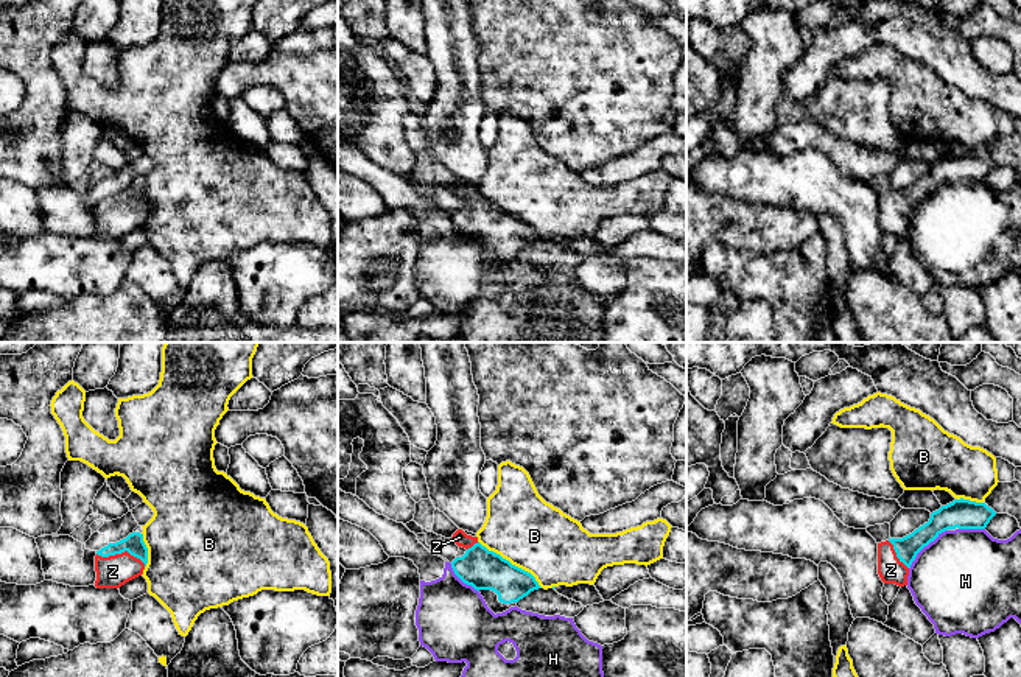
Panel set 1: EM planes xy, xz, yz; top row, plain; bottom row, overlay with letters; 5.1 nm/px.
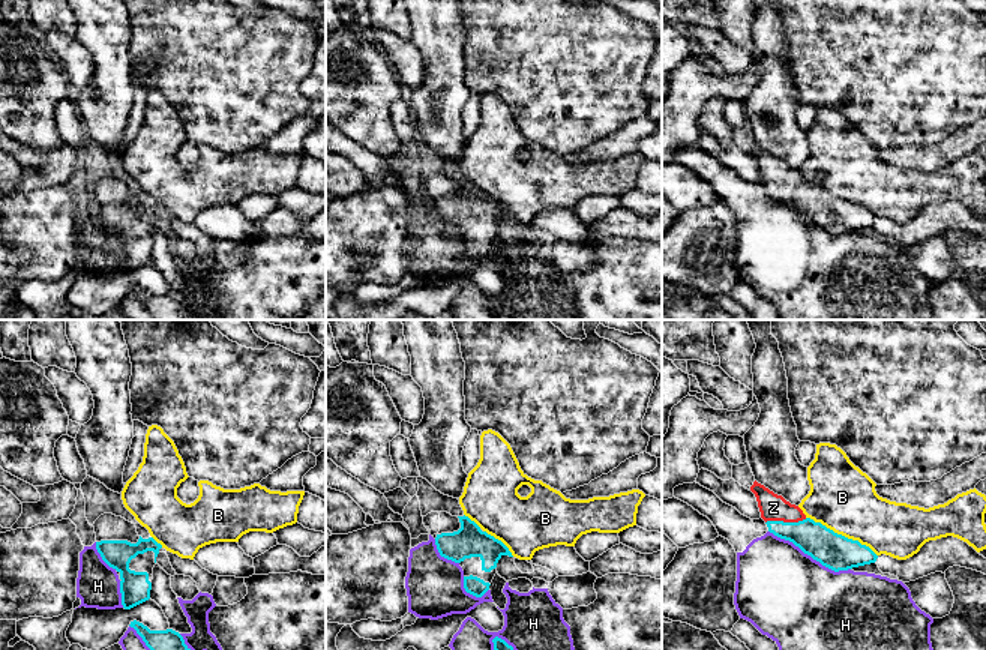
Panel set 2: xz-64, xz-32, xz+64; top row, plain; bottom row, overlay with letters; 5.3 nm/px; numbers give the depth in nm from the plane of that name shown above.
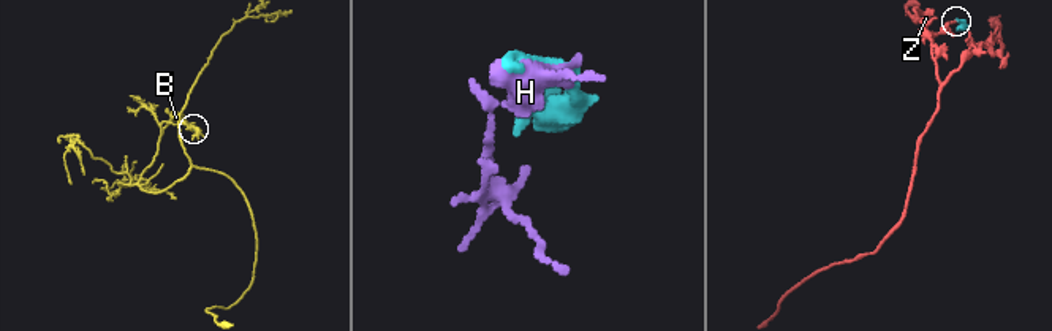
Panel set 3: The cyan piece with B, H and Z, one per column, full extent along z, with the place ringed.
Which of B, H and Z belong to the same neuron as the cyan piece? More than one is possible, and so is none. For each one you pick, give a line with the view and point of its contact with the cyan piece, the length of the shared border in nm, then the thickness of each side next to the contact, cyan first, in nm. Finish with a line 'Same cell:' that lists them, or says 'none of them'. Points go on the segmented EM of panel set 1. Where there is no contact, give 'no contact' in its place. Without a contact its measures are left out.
Z: contact xy (122, 551); length 260 nm; calibres 100 and 170 nm
Same cell: Z

